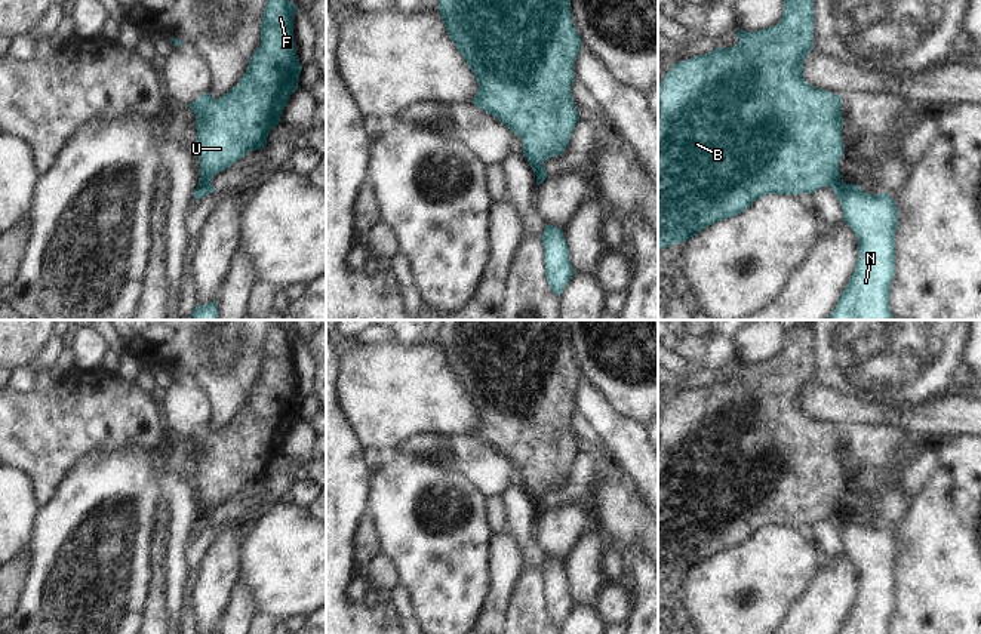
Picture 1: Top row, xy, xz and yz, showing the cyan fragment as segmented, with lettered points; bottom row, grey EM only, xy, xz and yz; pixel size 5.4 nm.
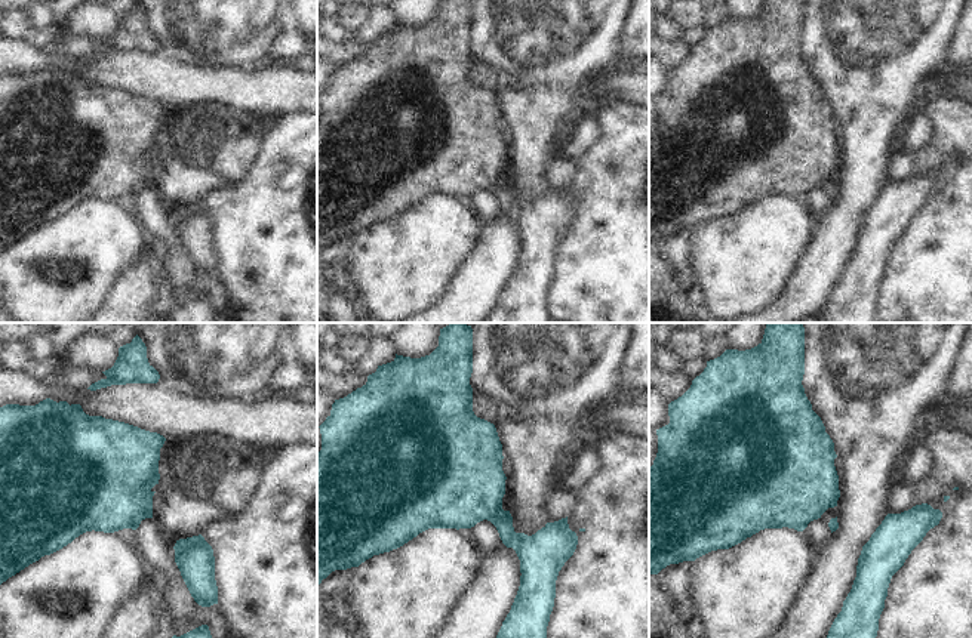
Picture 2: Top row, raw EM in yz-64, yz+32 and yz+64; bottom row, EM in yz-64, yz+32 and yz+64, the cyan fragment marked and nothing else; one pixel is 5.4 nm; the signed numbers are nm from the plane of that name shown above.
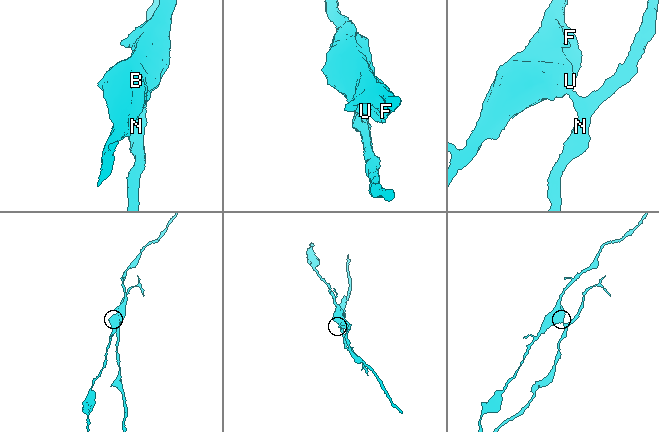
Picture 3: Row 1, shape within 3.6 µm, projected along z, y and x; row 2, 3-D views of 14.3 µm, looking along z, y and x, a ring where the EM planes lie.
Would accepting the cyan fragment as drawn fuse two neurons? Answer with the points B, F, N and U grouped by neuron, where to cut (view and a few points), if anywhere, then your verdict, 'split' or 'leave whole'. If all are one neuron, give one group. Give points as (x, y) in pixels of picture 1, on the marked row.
groups B F U / N; cut xz (529, 162), (541, 165); split

